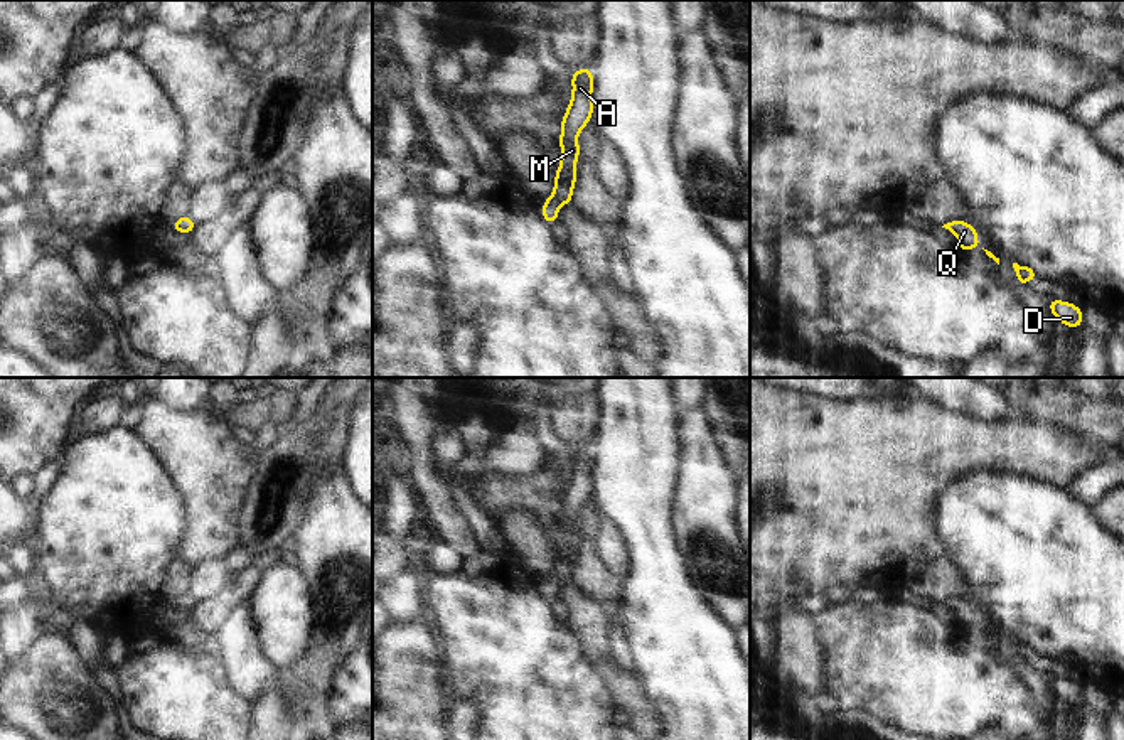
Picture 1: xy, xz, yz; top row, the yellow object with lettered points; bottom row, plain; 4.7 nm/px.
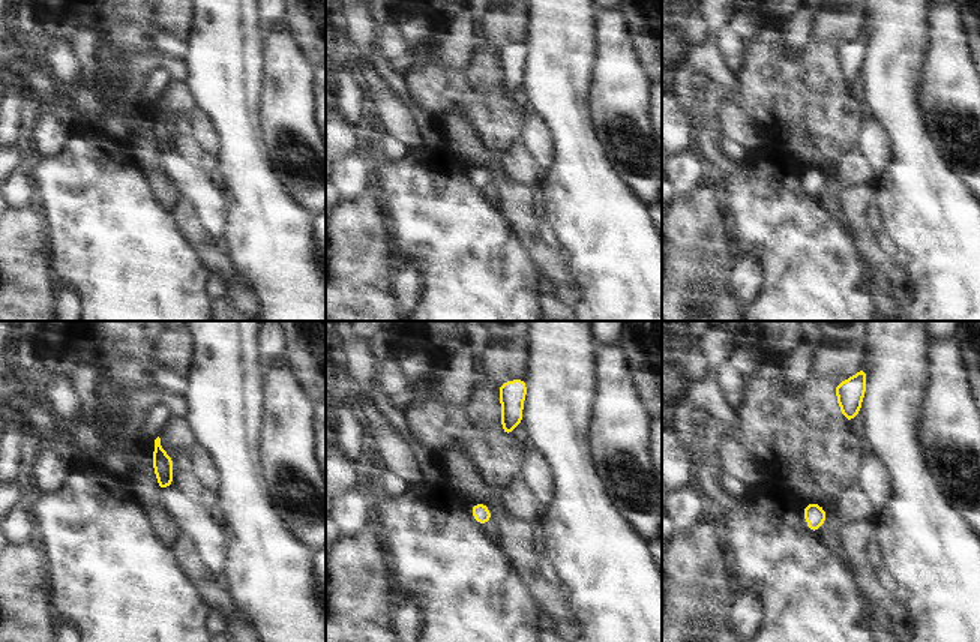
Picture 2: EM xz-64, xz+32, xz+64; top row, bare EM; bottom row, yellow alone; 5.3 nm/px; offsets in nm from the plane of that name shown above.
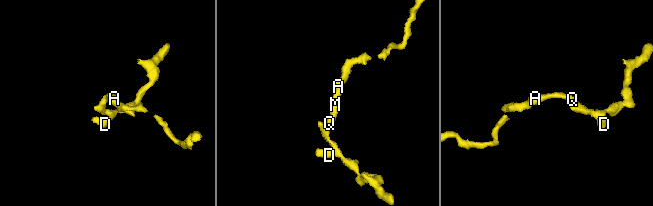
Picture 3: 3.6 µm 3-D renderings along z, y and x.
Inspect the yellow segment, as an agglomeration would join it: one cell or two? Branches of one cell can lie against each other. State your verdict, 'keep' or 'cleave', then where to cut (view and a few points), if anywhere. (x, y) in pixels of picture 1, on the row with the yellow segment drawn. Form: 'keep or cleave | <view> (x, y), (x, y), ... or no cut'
keep | no cut

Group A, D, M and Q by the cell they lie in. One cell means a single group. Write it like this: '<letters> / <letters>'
A D M Q

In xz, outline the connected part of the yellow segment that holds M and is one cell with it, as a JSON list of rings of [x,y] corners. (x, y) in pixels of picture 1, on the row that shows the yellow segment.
[[[590,67],[571,72],[573,96],[561,121],[561,165],[556,170],[554,192],[543,202],[543,219],[553,224],[558,219],[558,207],[571,204],[573,185],[576,180],[575,162],[580,157],[576,135],[591,120],[591,88],[593,76]]]

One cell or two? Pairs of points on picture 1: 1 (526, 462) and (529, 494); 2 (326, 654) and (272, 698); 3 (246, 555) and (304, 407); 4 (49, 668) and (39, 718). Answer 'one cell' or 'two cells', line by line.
1: two cells
2: two cells
3: two cells
4: one cell

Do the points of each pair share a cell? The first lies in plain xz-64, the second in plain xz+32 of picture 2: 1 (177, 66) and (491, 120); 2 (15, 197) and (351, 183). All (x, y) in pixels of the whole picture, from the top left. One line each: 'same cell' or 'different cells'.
1: different cells
2: same cell

